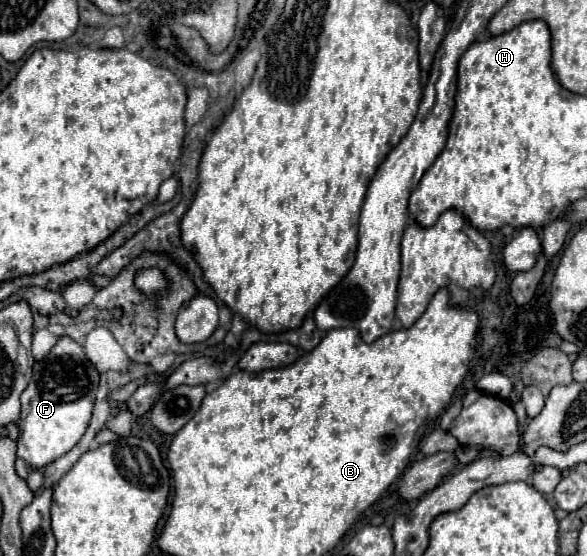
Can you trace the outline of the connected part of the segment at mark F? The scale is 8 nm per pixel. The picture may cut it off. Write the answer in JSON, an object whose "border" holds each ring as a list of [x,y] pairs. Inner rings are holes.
{"border":[[[59,337],[49,355],[41,361],[33,363],[33,377],[27,385],[27,389],[21,393],[21,417],[19,417],[19,441],[17,441],[17,457],[25,459],[33,469],[43,469],[55,459],[63,457],[67,451],[73,449],[73,445],[83,437],[91,413],[93,413],[93,403],[95,395],[99,389],[99,371],[91,361],[87,361],[83,347],[73,341],[71,337]]]}

